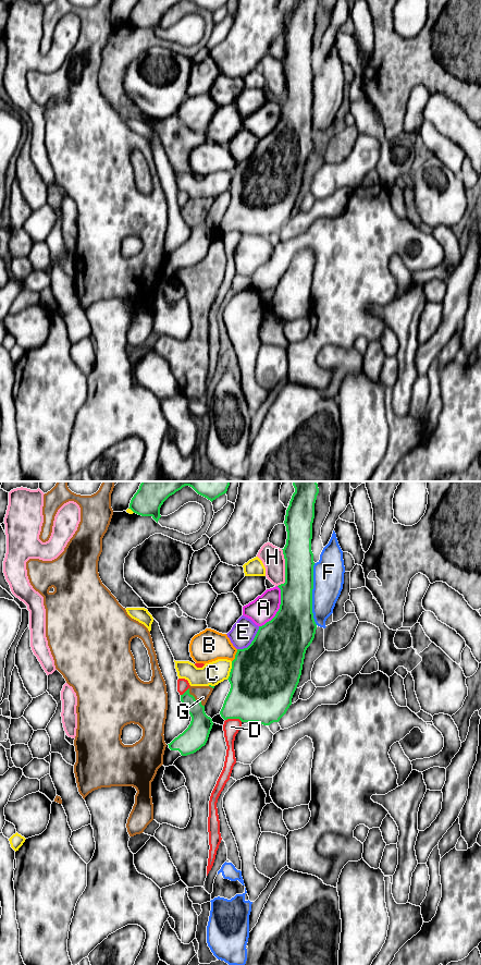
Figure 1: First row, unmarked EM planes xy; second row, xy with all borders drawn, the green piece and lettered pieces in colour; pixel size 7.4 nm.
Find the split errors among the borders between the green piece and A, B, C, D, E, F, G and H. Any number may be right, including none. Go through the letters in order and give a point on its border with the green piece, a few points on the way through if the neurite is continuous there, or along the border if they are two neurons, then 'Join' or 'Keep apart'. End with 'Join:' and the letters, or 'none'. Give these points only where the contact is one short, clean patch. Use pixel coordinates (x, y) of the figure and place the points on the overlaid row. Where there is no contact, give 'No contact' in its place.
A: Touches green at xy (279, 609). Keep apart
B: Touches green at xy (235, 656). Keep apart
C: Touches green at xy (231, 670). Keep apart
D: Touches green at xy (234, 718). Keep apart
E: Touches green at xy (251, 642). Keep apart
F: Touches green at xy (311, 594). Keep apart
G: Touches green at xy (194, 698). Keep apart
H: Touches green at xy (285, 569). Keep apart
Join: none

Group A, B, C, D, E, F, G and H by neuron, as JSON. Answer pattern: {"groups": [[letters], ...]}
{"groups": [["A"], ["B"], ["C"], ["D"], ["E"], ["F"], ["G"], ["H"]]}

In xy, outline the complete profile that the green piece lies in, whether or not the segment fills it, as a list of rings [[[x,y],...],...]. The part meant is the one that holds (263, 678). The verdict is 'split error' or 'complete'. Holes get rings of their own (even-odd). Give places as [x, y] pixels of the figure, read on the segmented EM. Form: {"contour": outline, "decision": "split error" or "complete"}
{"contour": [[[292,481],[295,492],[286,510],[284,524],[287,539],[282,549],[285,559],[285,583],[281,589],[281,604],[275,616],[259,626],[251,644],[237,649],[229,676],[230,692],[220,711],[224,720],[258,722],[270,725],[279,722],[292,705],[299,683],[305,653],[314,638],[317,624],[312,613],[313,553],[311,551],[314,503],[319,493],[317,481]]], "decision": "complete"}

